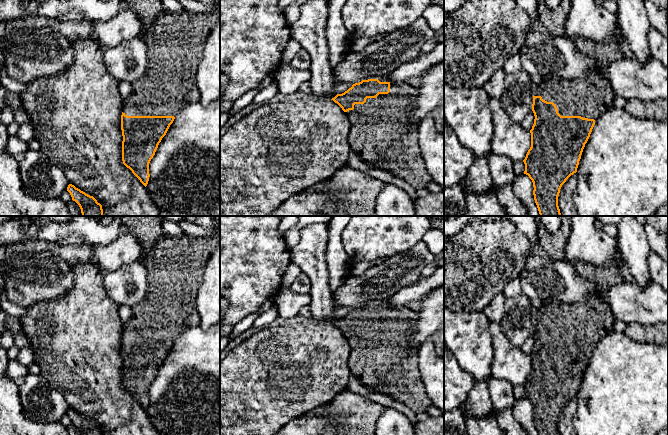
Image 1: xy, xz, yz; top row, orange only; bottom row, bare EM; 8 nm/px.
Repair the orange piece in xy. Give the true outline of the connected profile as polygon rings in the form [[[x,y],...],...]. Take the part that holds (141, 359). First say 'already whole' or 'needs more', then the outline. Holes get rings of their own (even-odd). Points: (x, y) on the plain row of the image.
needs more | [[[219,233],[202,237],[165,234],[141,258],[148,274],[148,290],[145,297],[131,308],[131,317],[123,324],[121,354],[123,388],[145,411],[150,401],[149,387],[175,341],[188,328],[200,324],[196,309],[197,292],[207,262],[219,245]]]

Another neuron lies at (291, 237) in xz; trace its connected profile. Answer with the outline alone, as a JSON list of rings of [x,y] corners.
[[[297,216],[298,224],[283,234],[285,243],[290,247],[294,247],[299,242],[299,231],[301,228],[309,224],[329,224],[333,216]]]

